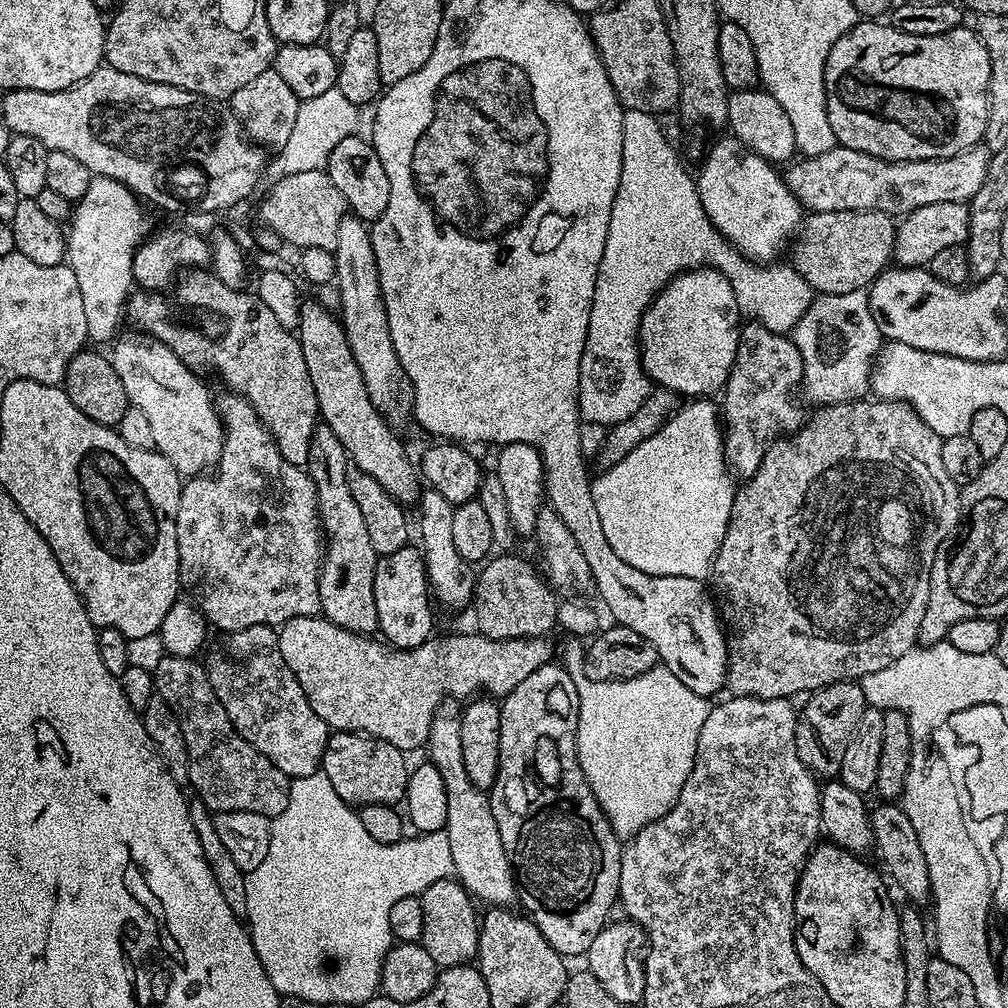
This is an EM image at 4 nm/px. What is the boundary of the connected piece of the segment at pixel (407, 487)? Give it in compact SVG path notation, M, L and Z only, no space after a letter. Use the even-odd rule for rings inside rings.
M301 303L298 339L302 346L302 358L306 358L306 370L310 373L310 382L314 382L314 394L320 407L319 419L330 430L334 430L334 438L342 442L348 459L355 468L366 470L366 474L370 474L370 478L374 478L378 486L382 486L382 490L386 490L386 494L390 494L390 498L397 500L400 505L415 505L422 491L422 480L418 475L417 465L408 457L403 442L392 433L390 428L392 426L384 413L377 410L374 402L370 402L362 370L358 370L358 362L354 362L354 350L350 350L350 342L346 338L341 321L335 315L332 317L320 304Z

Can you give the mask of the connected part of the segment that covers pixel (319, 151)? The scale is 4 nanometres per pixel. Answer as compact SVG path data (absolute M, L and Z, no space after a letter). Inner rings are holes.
M336 87L326 90L326 94L318 94L318 98L300 101L298 119L294 121L294 130L287 140L275 153L276 161L269 163L266 168L267 175L272 178L298 174L302 170L315 168L327 169L330 150L342 142L342 138L357 135L360 124L361 109L354 102L349 102L342 95L342 90Z

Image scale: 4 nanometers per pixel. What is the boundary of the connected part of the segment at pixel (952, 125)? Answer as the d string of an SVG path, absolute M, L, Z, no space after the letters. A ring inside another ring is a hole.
M868 18L858 22L830 50L824 67L824 90L826 92L826 110L830 118L830 126L836 135L839 147L858 150L862 154L877 156L883 160L933 160L934 158L950 158L967 148L977 147L983 141L986 122L988 121L988 87L990 86L990 54L986 54L986 46L980 41L979 31L961 26L954 30L946 30L946 34L906 34L892 27L888 22L877 22Z

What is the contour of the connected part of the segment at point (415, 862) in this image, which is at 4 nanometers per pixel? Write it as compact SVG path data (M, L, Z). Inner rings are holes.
M322 770L314 774L297 776L290 783L290 802L286 802L286 810L271 821L270 850L266 850L266 858L262 858L262 866L245 875L246 882L246 927L252 938L252 945L262 962L262 970L266 970L266 978L274 986L274 990L282 998L298 998L306 1002L318 1002L321 1006L328 1004L356 1004L363 1006L368 1000L380 992L380 975L388 949L392 947L392 931L390 930L390 910L398 898L420 896L434 882L449 879L454 873L454 857L450 851L450 838L442 832L426 832L405 838L397 844L374 842L370 834L366 834L366 826L362 826L359 811L353 805L338 798L330 778Z

